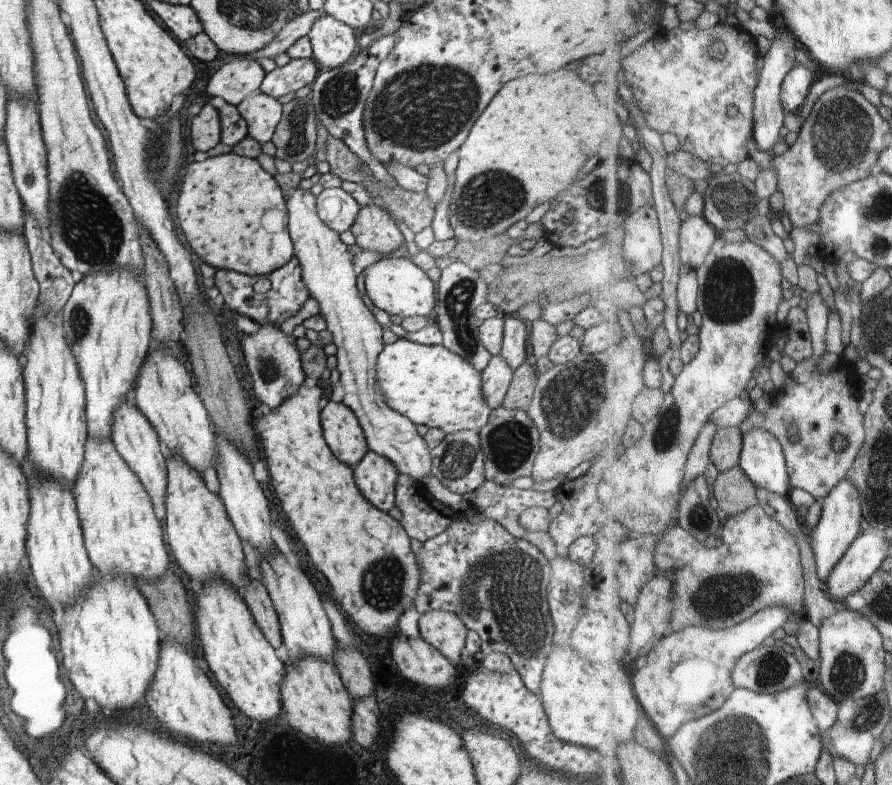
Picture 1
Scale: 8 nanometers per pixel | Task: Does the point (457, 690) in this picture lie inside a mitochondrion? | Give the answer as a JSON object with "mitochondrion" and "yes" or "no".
{"mitochondrion":"no"}

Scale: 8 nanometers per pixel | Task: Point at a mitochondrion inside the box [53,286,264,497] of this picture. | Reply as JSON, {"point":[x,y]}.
{"point":[79,319]}

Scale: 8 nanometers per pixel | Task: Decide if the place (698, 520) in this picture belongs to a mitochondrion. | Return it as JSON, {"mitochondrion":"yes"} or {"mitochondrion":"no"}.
{"mitochondrion":"yes"}

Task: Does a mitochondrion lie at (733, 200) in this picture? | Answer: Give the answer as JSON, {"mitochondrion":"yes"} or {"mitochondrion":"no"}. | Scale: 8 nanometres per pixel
{"mitochondrion":"yes"}

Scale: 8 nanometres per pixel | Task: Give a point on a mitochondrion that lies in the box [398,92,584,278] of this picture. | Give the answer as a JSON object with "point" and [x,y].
{"point":[488,198]}

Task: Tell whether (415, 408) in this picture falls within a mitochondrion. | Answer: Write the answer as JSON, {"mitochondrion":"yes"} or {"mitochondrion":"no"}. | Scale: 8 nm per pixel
{"mitochondrion":"no"}

